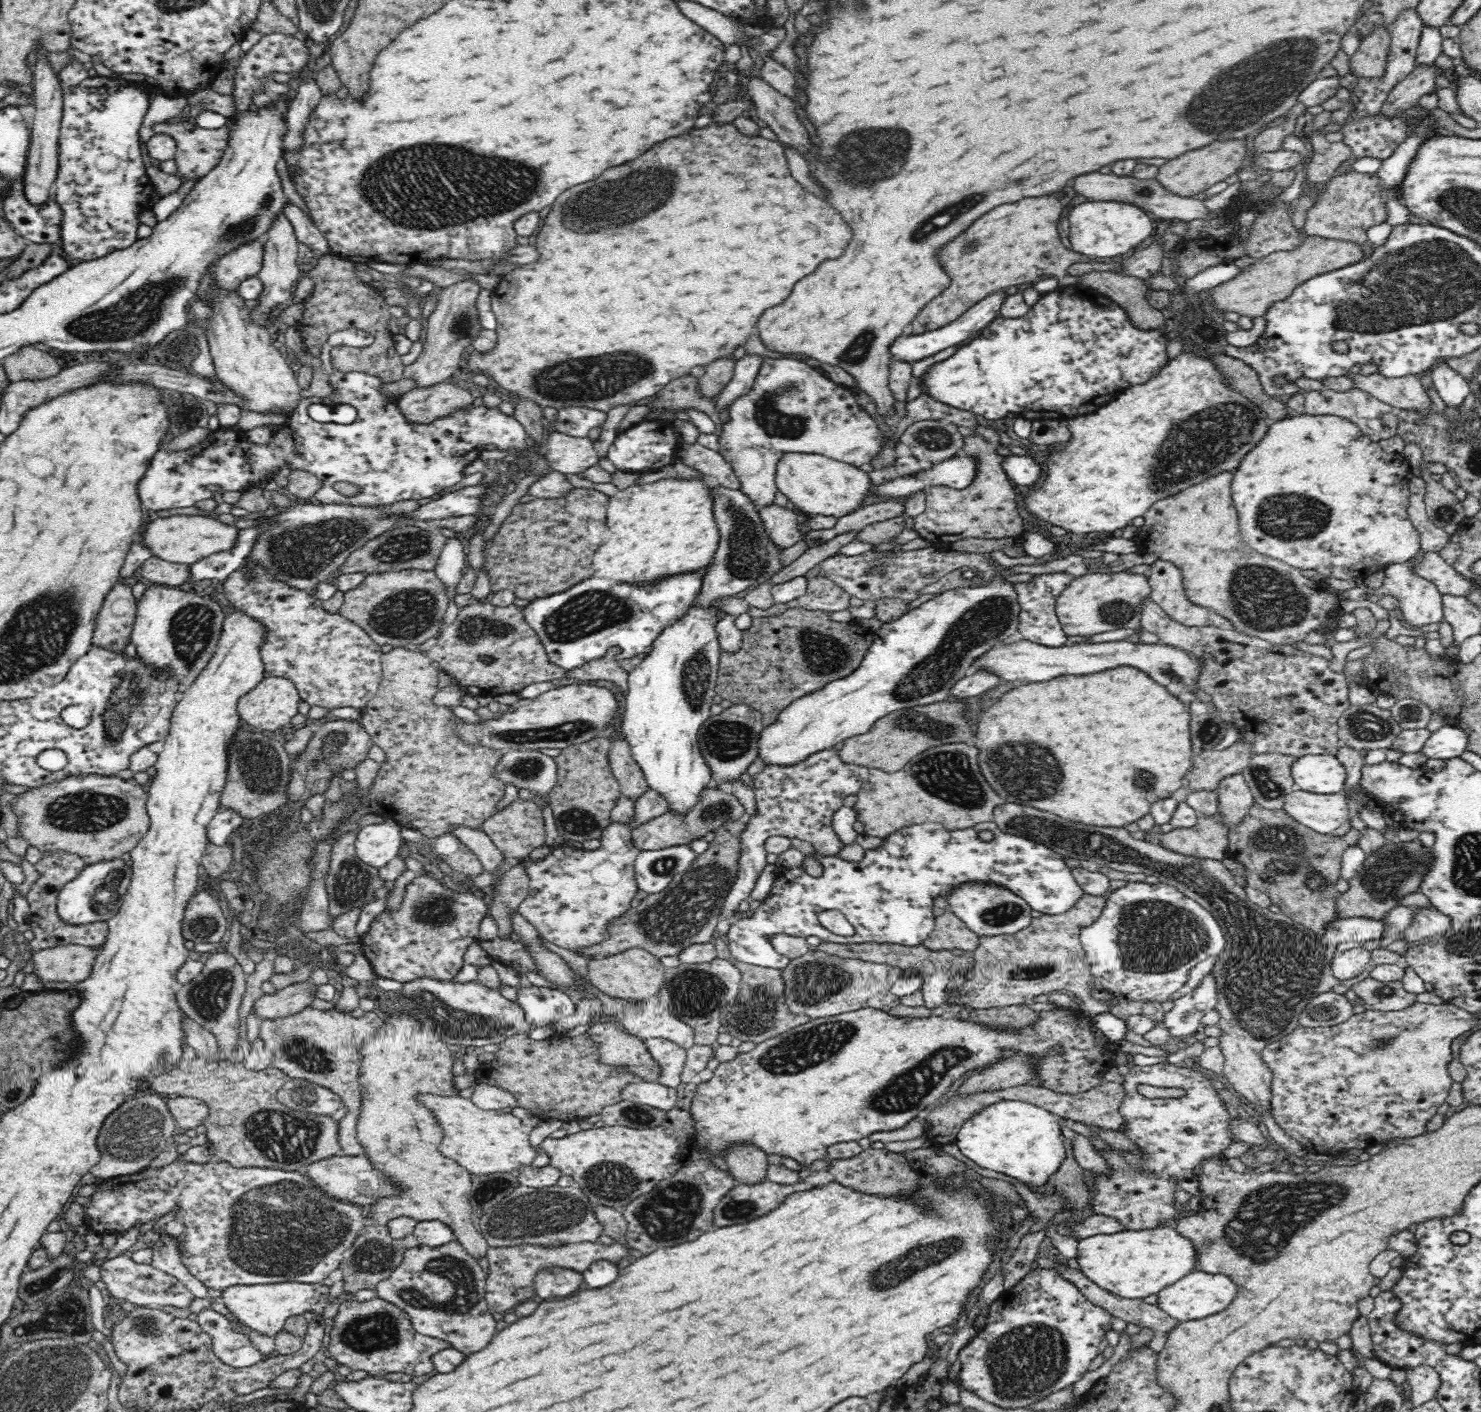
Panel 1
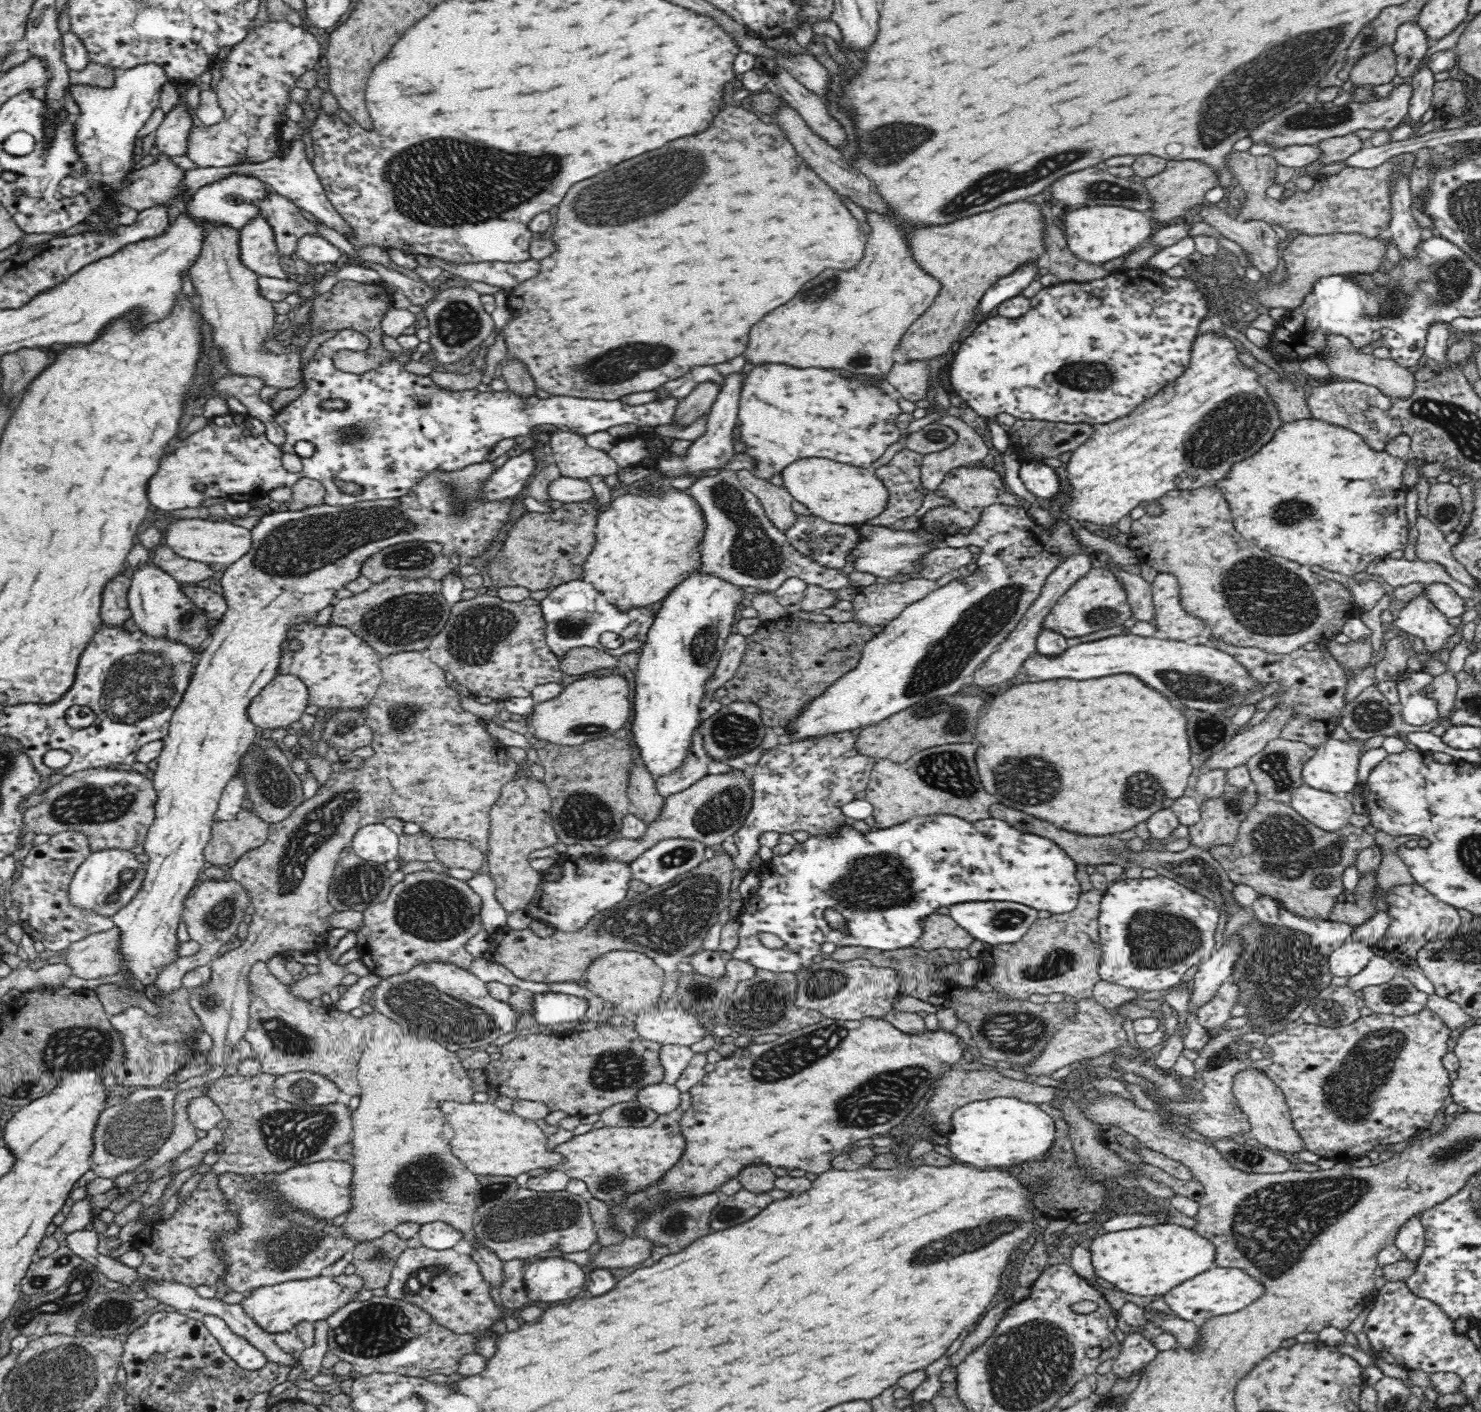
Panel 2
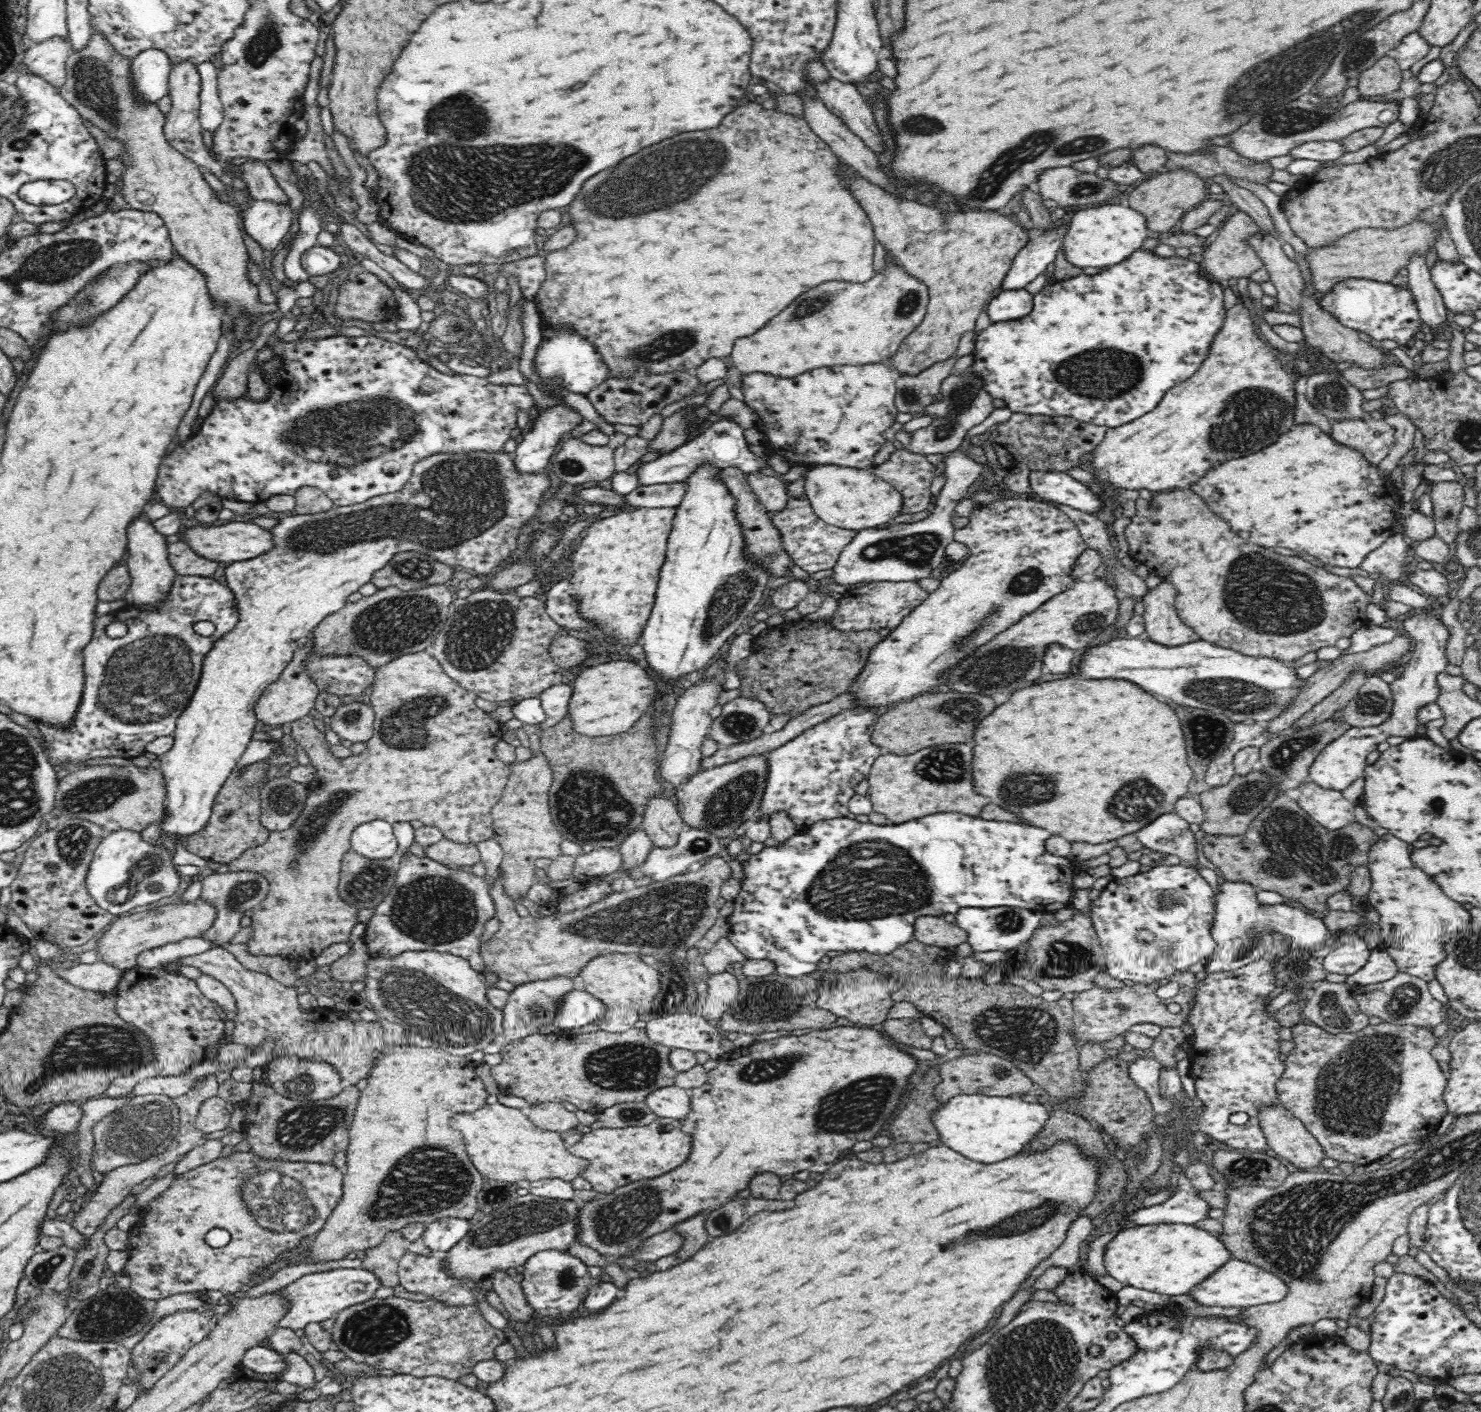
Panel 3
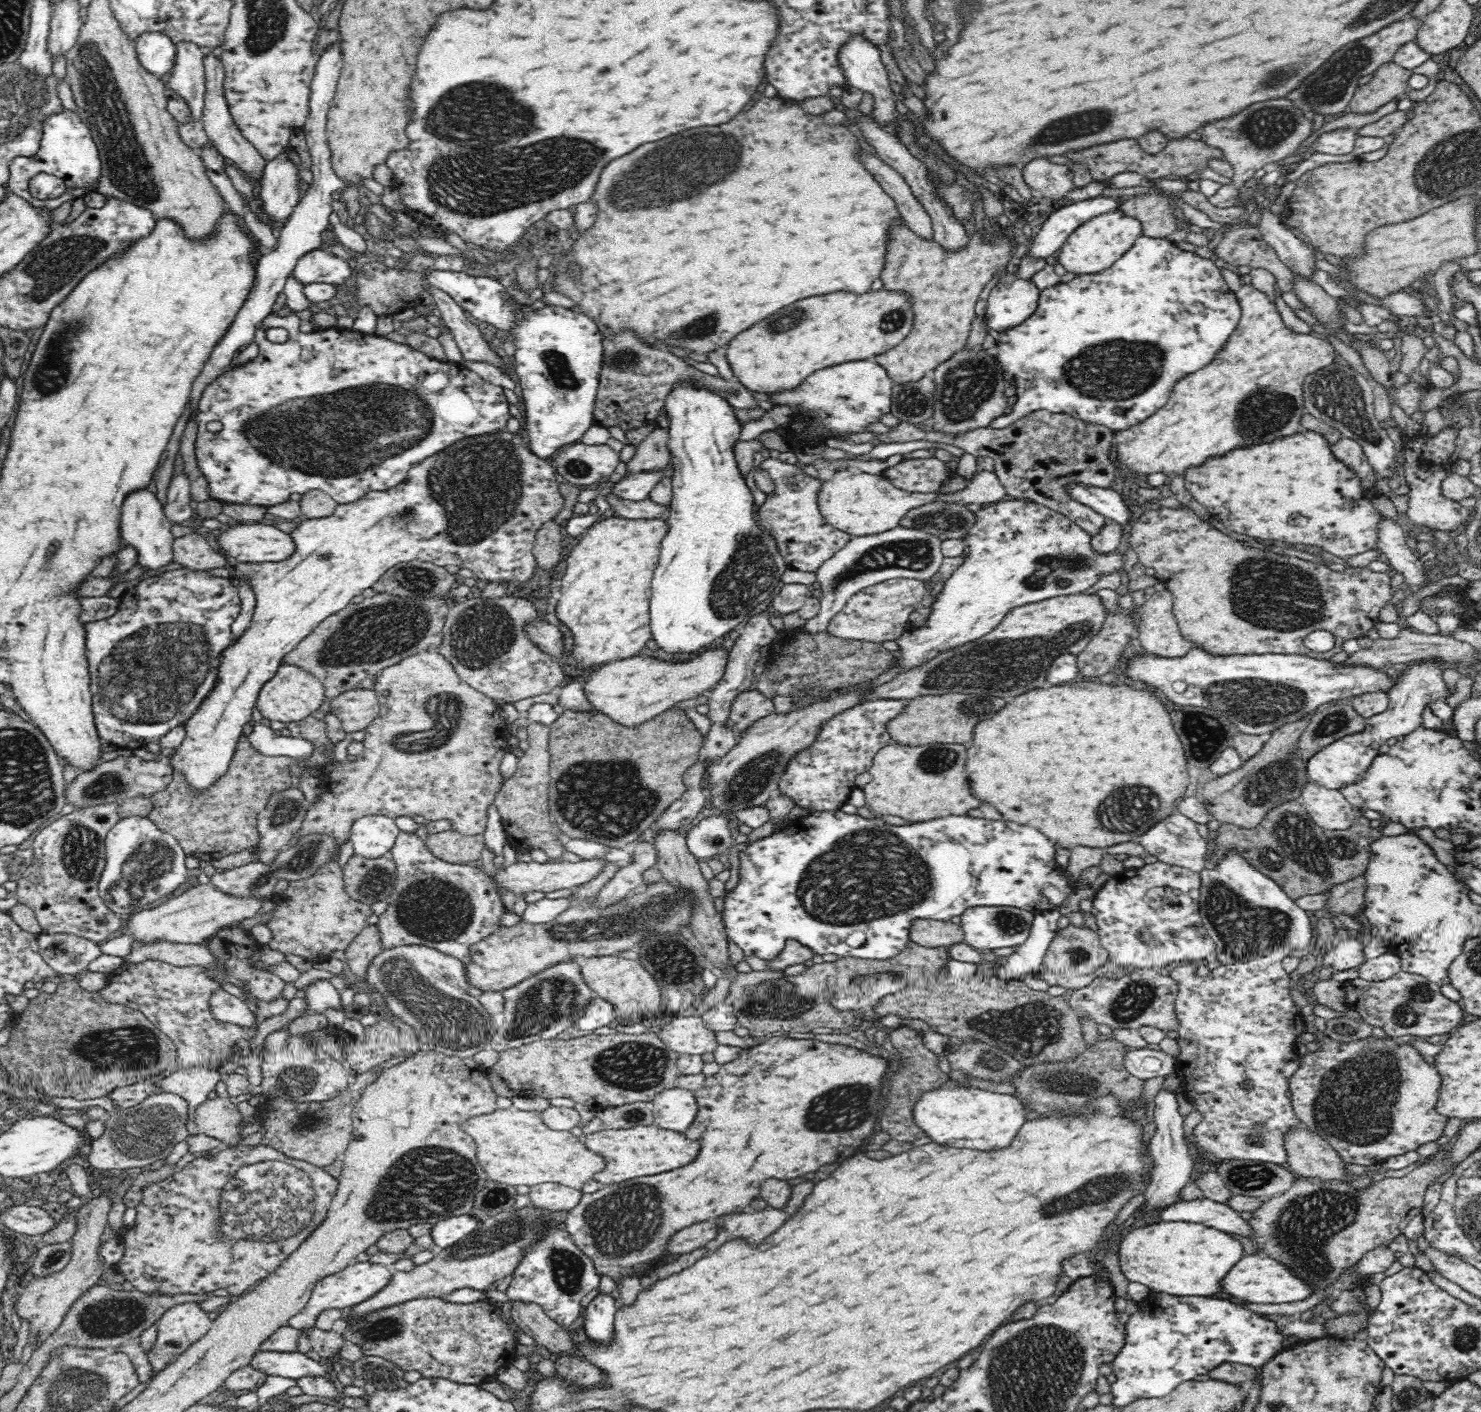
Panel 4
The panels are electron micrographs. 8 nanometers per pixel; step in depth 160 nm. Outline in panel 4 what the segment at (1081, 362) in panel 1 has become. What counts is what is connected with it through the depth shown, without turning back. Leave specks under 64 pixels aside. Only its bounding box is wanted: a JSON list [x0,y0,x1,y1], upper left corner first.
[991,234,1240,432]

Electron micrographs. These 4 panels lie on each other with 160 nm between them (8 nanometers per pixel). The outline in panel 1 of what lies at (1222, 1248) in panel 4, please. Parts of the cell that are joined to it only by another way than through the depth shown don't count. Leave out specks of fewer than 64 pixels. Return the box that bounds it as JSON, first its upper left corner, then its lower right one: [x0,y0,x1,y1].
[1076,1226,1196,1299]

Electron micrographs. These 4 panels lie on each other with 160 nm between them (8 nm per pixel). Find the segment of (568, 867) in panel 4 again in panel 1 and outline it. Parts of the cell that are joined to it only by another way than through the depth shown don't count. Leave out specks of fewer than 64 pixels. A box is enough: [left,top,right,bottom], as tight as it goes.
[632,785,745,851]

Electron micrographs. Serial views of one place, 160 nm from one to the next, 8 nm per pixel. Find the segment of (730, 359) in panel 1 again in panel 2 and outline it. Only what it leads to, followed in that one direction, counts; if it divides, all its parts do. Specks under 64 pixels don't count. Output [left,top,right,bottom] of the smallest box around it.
[674,382,721,425]

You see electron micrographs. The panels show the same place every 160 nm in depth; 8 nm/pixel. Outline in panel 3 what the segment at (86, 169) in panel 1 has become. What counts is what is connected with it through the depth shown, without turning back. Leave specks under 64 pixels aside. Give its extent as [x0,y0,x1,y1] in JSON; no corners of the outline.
[18,49,172,207]

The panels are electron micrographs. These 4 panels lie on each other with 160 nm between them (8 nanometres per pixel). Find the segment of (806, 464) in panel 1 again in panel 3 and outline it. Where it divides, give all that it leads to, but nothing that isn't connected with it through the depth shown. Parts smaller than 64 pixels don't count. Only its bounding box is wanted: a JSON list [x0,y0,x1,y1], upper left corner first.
[800,465,902,530]

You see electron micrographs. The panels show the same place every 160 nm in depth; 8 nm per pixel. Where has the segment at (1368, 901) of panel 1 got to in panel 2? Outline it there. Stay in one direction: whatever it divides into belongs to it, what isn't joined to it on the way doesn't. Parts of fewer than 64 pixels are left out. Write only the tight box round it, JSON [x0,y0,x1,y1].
[1330,868,1378,927]

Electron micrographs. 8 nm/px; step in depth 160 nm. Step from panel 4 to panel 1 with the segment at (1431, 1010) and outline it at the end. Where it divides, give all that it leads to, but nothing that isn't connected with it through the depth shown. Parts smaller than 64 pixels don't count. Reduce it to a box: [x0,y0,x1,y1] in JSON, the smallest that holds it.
[1350,977,1416,1010]

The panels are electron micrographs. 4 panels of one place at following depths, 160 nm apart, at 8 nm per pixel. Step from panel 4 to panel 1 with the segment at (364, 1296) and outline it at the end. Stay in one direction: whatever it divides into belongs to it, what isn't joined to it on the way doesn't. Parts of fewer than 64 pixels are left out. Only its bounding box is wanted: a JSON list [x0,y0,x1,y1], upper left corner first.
[218,1282,328,1337]

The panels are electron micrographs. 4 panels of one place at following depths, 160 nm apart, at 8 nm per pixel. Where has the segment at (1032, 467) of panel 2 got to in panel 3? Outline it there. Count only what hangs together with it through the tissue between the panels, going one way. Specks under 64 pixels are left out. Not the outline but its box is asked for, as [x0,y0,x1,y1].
[1029,471,1102,513]

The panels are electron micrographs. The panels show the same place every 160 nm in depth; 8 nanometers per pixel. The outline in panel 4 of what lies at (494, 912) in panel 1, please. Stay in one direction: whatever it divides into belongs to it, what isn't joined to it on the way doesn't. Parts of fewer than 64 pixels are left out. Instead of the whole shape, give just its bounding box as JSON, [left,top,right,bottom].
[494,723,565,858]

